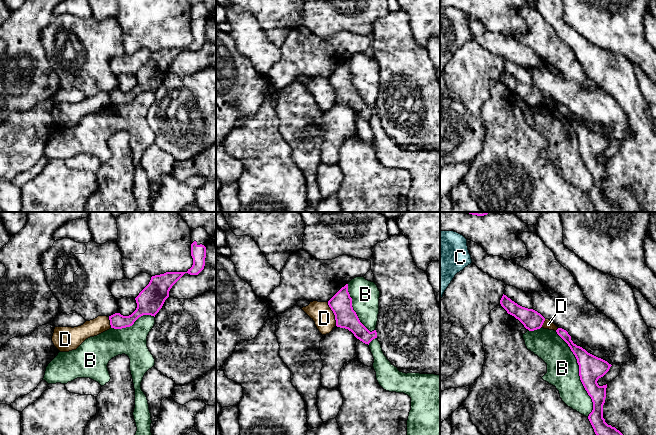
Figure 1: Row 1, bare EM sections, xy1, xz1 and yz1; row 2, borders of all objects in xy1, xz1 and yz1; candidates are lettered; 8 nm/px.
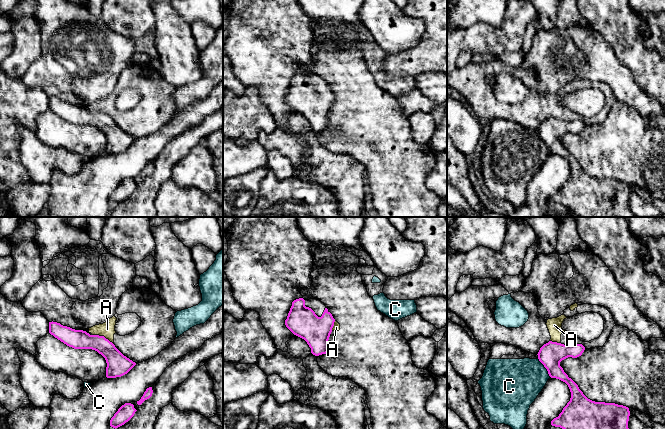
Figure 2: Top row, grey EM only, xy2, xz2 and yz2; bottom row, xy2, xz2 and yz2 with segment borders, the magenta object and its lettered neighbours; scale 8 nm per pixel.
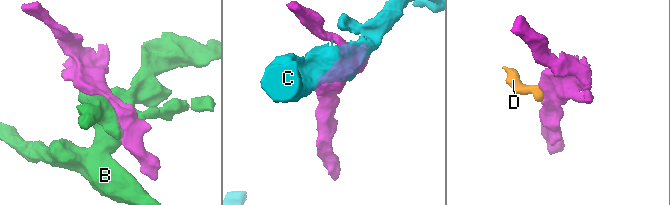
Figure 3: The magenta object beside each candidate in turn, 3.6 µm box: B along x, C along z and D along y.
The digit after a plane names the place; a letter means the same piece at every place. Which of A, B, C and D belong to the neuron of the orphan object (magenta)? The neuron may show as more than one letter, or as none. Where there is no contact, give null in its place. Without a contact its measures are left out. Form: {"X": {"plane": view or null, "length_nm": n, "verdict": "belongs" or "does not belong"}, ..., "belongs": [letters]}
{"A": {"plane": "xy2", "length_nm": 190, "verdict": "does not belong"}, "B": {"plane": "yz1", "length_nm": 750, "verdict": "does not belong"}, "C": {"plane": "yz2", "length_nm": 190, "verdict": "belongs"}, "D": {"plane": "xz1", "length_nm": 200, "verdict": "does not belong"}, "belongs": ["C"]}

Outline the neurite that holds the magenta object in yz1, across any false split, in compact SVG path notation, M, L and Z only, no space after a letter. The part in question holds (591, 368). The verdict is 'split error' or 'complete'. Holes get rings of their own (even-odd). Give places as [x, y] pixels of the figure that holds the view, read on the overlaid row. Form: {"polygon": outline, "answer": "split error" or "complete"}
{"polygon": "M558 328L556 332L568 344L577 359L580 380L593 402L593 410L589 414L588 419L595 434L623 435L615 427L612 427L605 422L605 419L603 418L603 405L606 398L607 384L599 386L597 383L598 379L603 377L612 365L574 344L571 340L571 336L566 330Z", "answer": "complete"}

